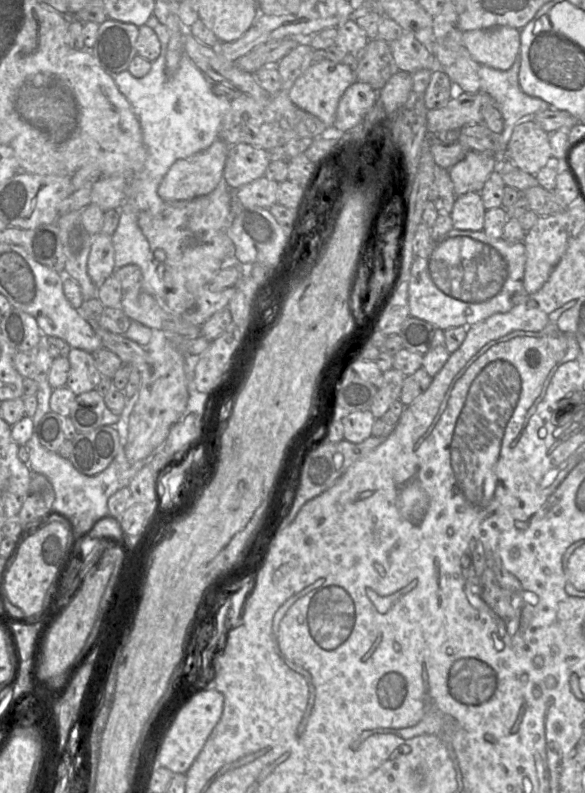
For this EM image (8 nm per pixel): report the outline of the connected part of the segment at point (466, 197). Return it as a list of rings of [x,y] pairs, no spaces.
[[[468,192],[456,197],[450,217],[454,229],[481,231],[485,212],[479,192]]]

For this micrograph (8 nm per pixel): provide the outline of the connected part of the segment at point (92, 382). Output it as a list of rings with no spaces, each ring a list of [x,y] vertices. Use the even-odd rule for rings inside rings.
[[[71,348],[67,357],[70,362],[70,370],[66,386],[76,395],[95,390],[102,374],[95,366],[92,353]]]

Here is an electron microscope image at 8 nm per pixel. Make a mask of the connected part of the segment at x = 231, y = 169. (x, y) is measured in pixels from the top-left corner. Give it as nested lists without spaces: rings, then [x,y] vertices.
[[[239,143],[229,146],[223,172],[223,181],[231,190],[249,184],[264,176],[270,164],[267,151]]]

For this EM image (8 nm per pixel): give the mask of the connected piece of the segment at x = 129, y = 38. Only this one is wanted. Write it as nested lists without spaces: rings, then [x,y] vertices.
[[[107,18],[99,24],[90,52],[105,71],[116,75],[126,71],[137,55],[138,34],[136,25]]]

